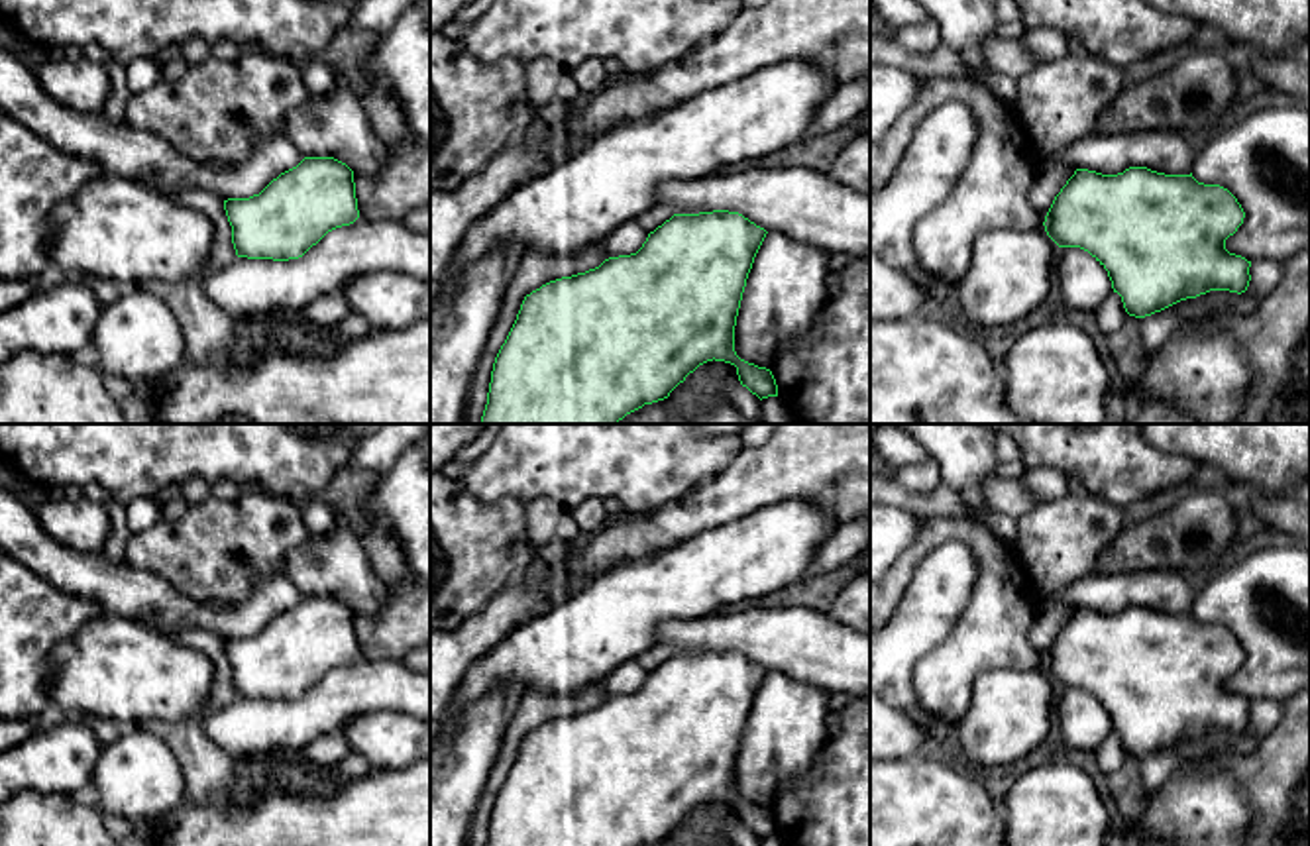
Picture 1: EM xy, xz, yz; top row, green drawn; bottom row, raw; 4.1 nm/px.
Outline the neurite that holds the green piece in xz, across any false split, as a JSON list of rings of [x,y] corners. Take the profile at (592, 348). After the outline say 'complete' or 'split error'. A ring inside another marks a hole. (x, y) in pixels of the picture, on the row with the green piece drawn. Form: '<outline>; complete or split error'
[[[738,212],[674,214],[648,234],[636,253],[609,257],[595,269],[526,294],[495,357],[481,424],[617,424],[644,404],[668,398],[689,373],[713,359],[735,365],[740,385],[760,400],[778,397],[772,371],[735,351],[742,292],[766,234]]]; complete

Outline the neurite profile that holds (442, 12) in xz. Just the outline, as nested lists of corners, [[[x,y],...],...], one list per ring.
[[[430,0],[430,33],[442,31],[473,0]]]

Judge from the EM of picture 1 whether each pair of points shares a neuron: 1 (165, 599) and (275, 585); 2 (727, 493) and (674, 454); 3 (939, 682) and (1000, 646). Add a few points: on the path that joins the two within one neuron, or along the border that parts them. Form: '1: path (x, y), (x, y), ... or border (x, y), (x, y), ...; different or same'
1: path (193, 613), (248, 613); same
2: border (741, 448), (721, 470), (666, 501); different
3: path (955, 666), (975, 646), (984, 646); same

